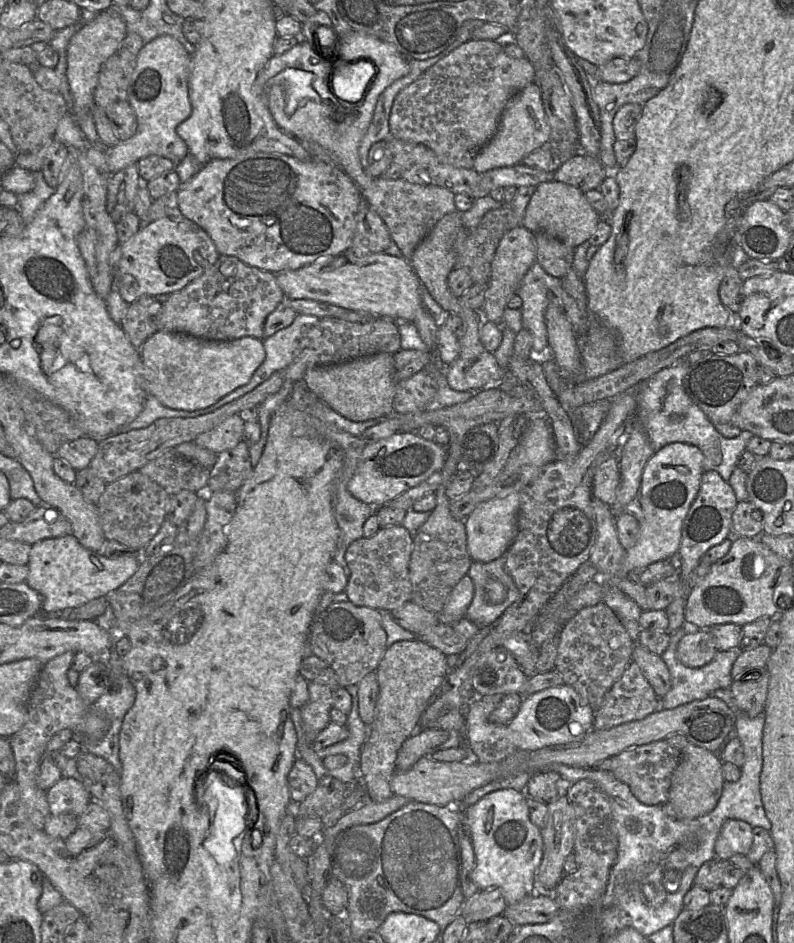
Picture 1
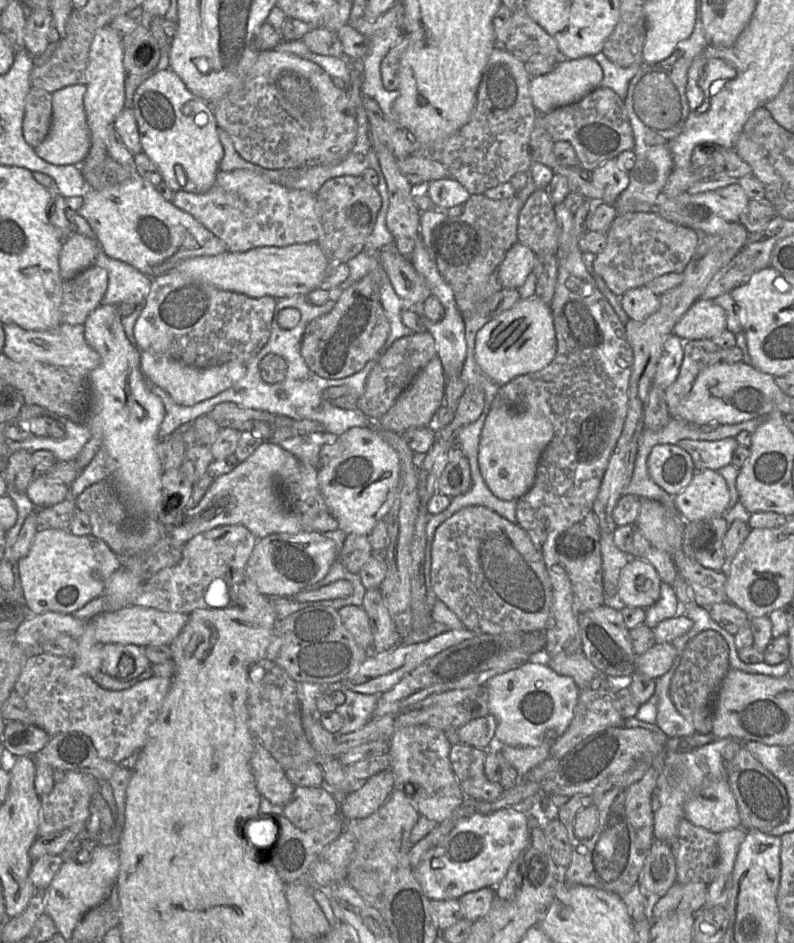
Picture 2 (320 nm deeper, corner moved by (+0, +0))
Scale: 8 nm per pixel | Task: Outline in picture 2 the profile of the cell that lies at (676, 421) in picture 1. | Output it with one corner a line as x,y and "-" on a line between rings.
726,437
716,441
680,440
677,445
687,451
697,471
720,468
731,464
732,454
739,445
734,437

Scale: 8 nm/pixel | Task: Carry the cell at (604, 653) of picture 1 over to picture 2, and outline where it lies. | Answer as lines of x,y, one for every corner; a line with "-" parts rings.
579,688
573,718
565,732
550,745
550,757
559,760
588,736
623,726
625,719
615,706
613,690

